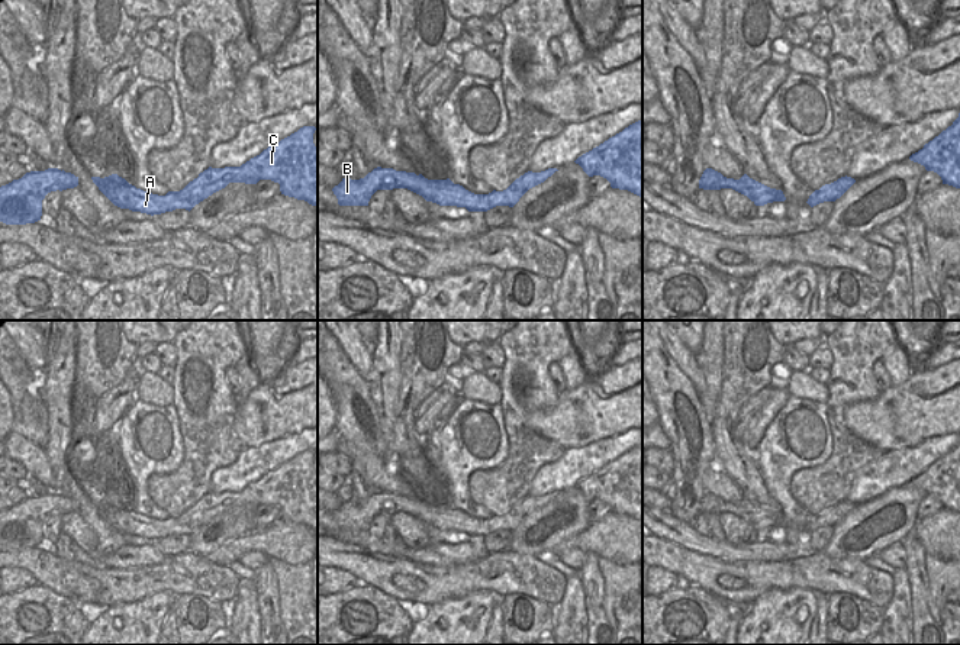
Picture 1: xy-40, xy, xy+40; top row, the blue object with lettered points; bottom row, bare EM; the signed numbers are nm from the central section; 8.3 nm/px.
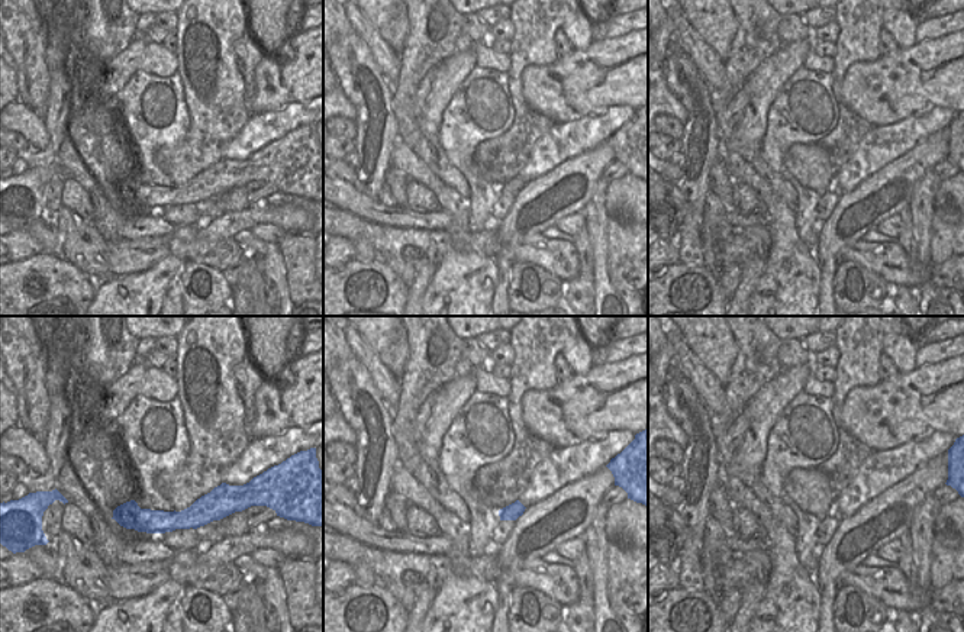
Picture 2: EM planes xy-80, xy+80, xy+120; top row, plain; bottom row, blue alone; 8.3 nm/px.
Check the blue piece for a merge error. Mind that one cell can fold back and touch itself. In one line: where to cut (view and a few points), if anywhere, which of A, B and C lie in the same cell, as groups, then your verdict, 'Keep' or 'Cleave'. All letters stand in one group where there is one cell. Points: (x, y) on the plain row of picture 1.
No split. Groups: A B C. Keep.

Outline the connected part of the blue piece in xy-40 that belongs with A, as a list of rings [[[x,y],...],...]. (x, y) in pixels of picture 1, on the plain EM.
[[[303,451],[241,491],[209,491],[183,515],[168,516],[165,520],[136,513],[117,499],[104,503],[91,502],[91,504],[115,530],[151,541],[175,533],[190,536],[229,507],[257,509],[260,504],[278,507],[281,519],[318,530],[315,455],[315,451]]]

